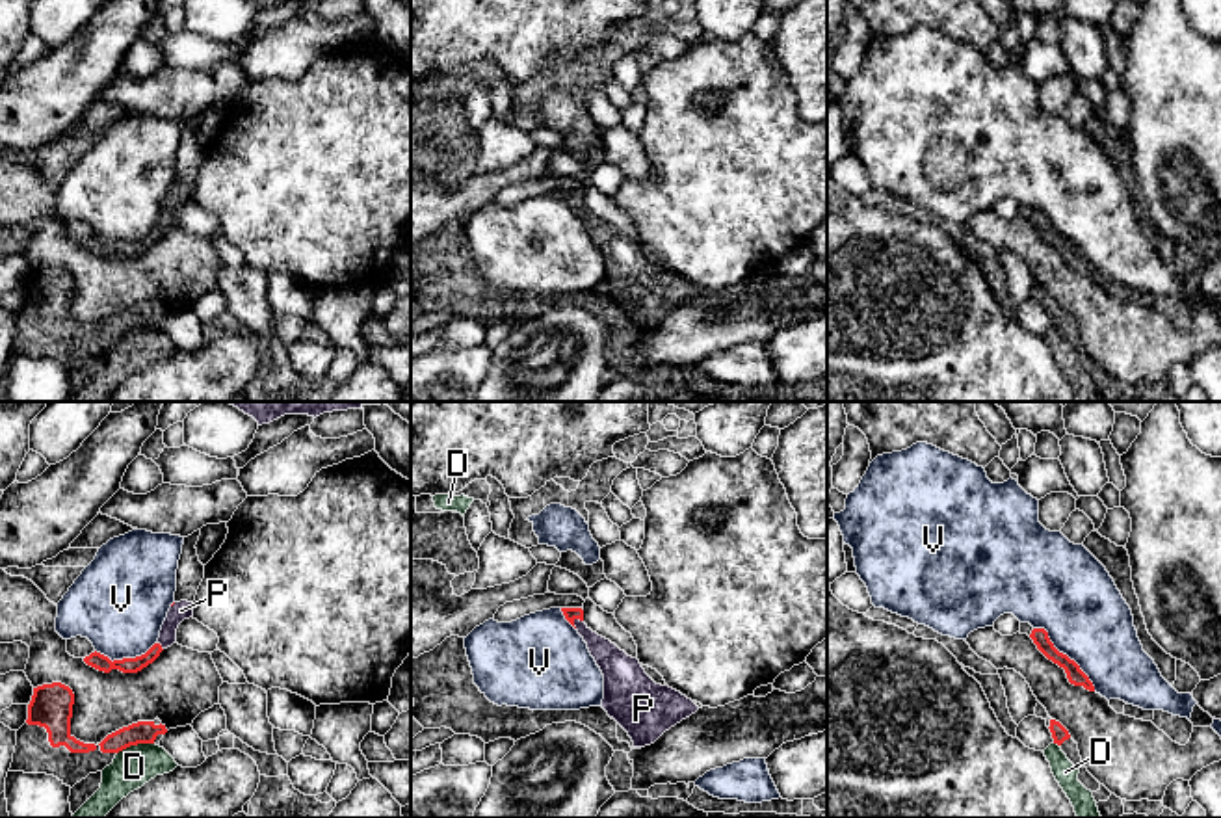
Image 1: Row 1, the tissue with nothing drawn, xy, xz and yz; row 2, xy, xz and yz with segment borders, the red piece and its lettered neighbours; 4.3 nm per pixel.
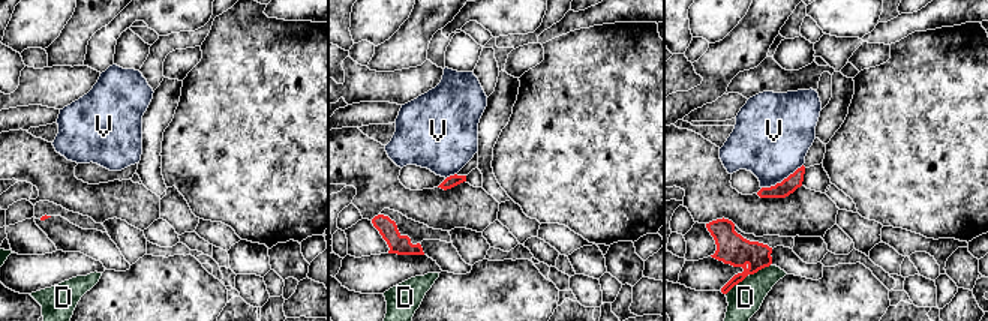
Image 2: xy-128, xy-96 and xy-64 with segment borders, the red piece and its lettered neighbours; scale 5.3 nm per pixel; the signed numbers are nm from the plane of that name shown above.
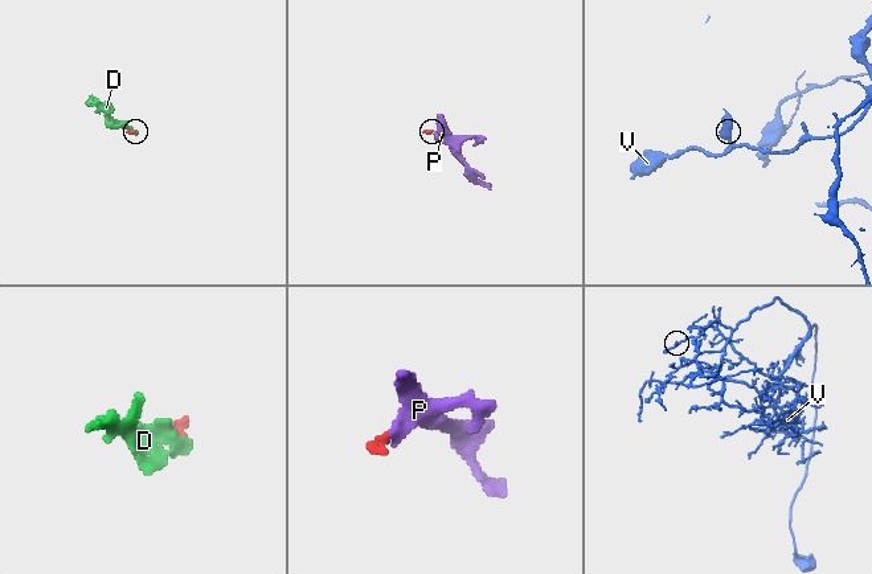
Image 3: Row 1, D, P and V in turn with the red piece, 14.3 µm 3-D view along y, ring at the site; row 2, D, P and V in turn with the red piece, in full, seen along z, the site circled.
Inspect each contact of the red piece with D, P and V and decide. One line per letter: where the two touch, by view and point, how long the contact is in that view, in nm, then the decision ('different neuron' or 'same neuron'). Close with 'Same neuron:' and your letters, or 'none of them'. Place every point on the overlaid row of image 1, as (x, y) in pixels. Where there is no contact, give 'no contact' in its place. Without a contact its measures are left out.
D: xy (134, 744) | 170 nm | different neuron
P: xz (577, 618) | 50 nm | same neuron
V: yz (1065, 655) | 380 nm | different neuron
Same neuron: P

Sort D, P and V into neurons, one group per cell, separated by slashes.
D / P / V

